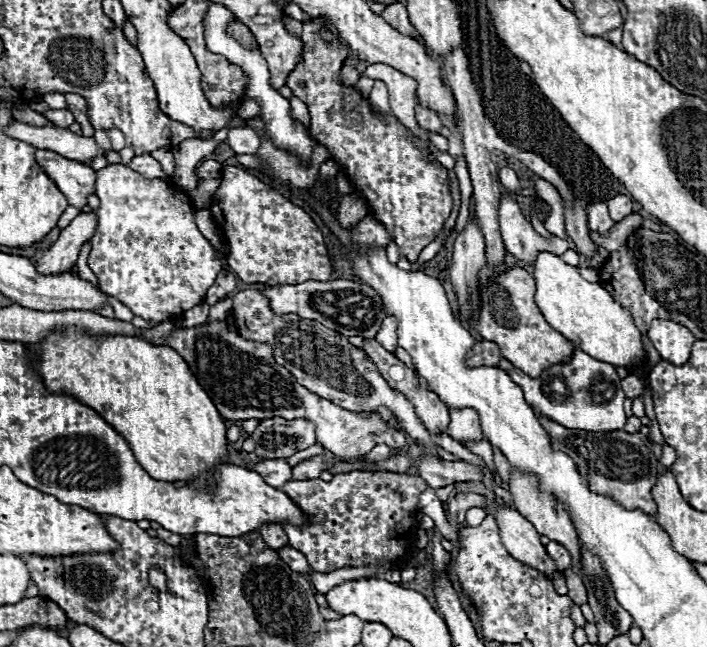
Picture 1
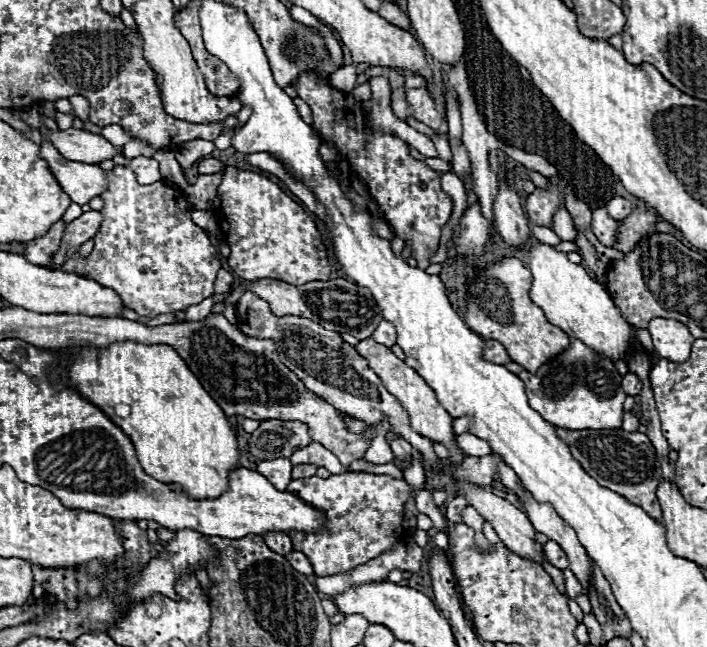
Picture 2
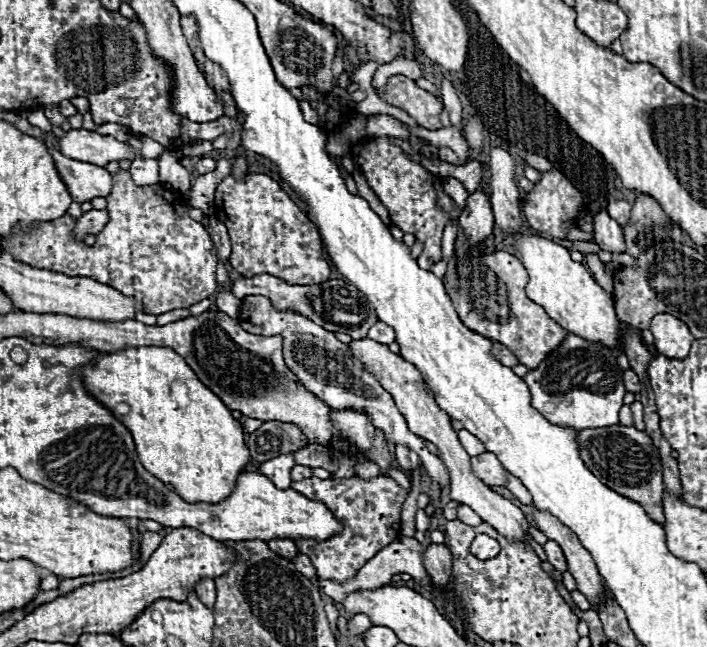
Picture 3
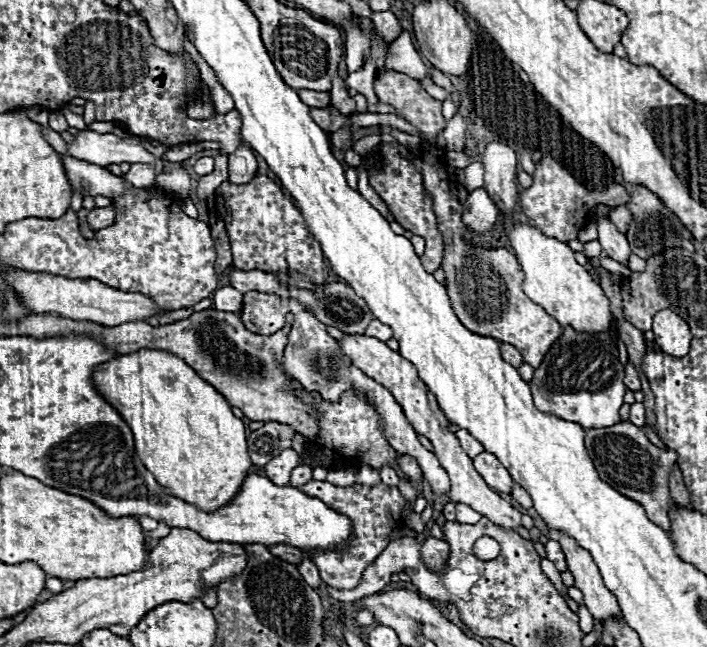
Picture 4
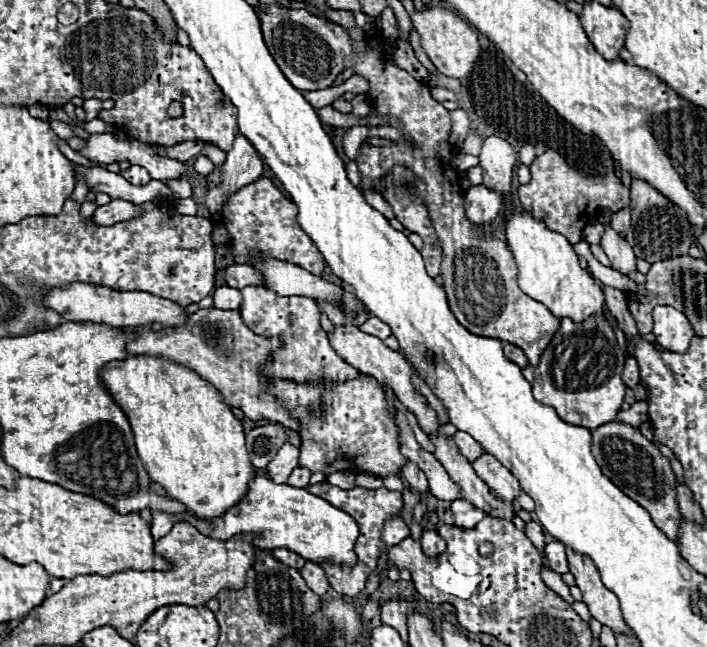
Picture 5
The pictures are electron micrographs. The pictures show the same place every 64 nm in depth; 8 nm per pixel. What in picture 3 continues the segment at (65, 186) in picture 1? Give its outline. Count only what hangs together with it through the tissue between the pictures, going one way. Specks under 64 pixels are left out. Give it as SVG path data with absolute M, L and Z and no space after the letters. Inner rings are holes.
M36 108L34 112L30 112L28 120L30 120L30 124L38 126L42 132L48 132L48 134L50 134L50 122L46 120L46 116L42 114L42 110L40 110L40 108ZM44 138L44 144L56 164L56 170L62 178L62 182L66 184L70 196L74 202L88 202L96 196L108 196L112 190L112 174L96 164L88 164L88 162L78 162L78 160L70 160L66 156L62 156L54 144L52 138Z

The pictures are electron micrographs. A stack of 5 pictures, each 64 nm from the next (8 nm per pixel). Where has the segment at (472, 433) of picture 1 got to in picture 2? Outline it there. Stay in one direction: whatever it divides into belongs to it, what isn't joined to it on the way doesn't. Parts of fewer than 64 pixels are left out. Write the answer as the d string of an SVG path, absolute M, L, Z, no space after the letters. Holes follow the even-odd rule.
M460 416L460 418L454 418L452 430L454 430L456 436L460 436L460 434L470 432L470 426L472 426L472 418L470 416Z

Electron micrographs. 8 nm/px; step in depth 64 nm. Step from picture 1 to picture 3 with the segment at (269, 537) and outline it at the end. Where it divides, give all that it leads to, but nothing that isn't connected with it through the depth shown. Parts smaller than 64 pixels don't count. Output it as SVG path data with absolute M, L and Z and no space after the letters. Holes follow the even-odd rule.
M274 538L274 540L268 540L268 546L270 546L272 552L276 552L278 556L288 558L288 560L292 560L292 558L298 554L298 550L294 548L294 542L292 542L292 540L286 540L286 538Z

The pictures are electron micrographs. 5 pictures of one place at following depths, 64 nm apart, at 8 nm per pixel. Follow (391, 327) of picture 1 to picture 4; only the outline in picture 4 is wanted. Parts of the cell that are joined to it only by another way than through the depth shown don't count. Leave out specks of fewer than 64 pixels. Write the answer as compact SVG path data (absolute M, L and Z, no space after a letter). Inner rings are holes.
M372 320L370 326L366 328L366 336L378 338L378 340L382 340L382 342L388 342L388 340L394 336L394 332L392 332L390 326L386 326L386 324L378 322L378 320Z

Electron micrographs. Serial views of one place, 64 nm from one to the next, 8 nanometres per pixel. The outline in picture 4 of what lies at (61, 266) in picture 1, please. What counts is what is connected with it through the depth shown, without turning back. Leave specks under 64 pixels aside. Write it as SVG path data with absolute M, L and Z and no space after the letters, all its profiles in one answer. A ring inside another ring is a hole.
M108 206L108 208L92 208L86 216L86 224L90 226L90 230L102 230L106 226L110 226L114 222L114 206Z

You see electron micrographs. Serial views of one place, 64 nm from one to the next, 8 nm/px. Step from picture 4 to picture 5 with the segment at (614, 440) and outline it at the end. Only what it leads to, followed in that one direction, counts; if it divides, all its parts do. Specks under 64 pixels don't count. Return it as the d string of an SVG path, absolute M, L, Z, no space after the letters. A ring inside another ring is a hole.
M610 422L600 428L592 430L592 454L602 468L602 474L608 476L624 494L632 500L642 504L648 510L652 522L670 538L678 538L678 524L680 524L680 510L676 502L674 490L674 472L670 468L670 460L660 454L660 450L646 440L636 426Z

